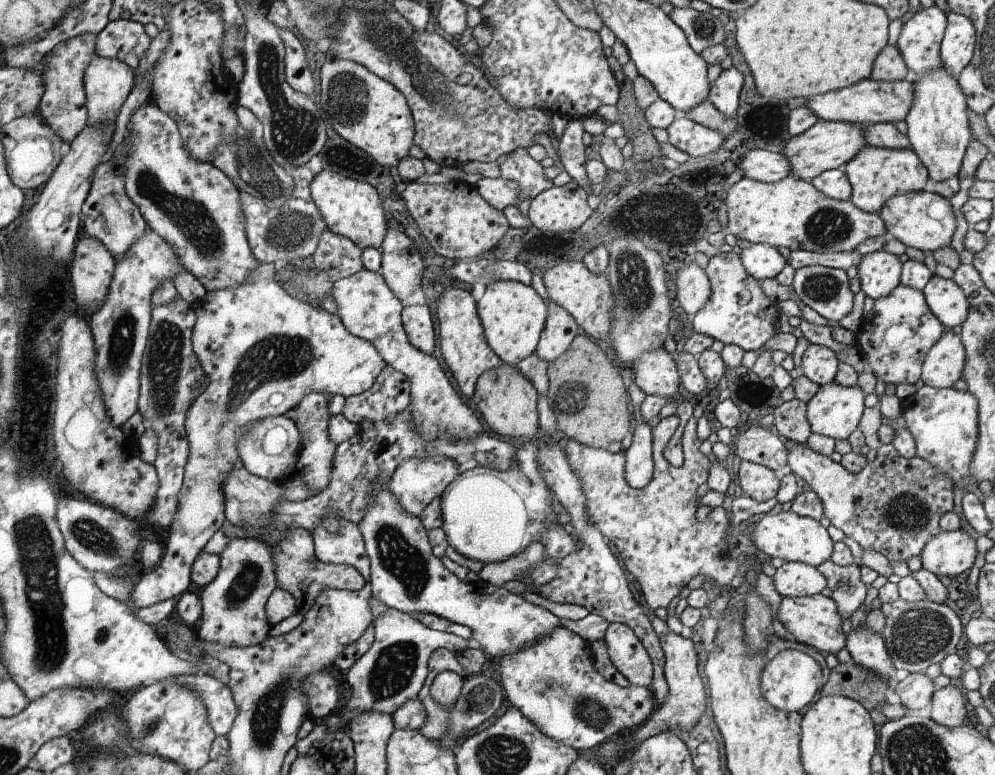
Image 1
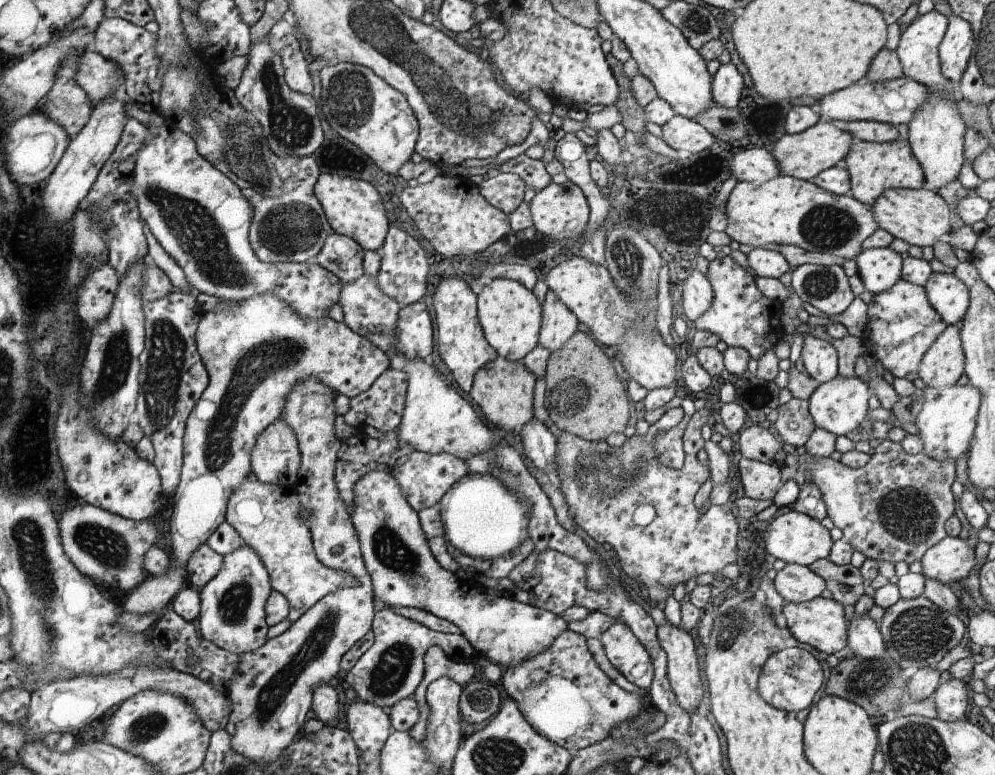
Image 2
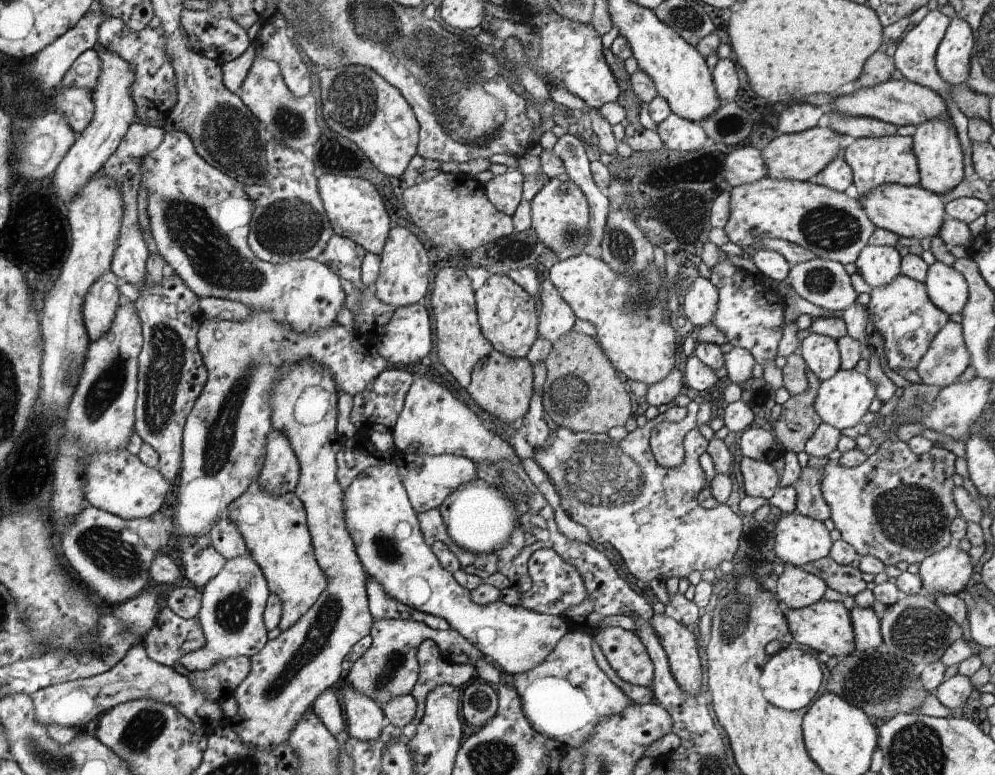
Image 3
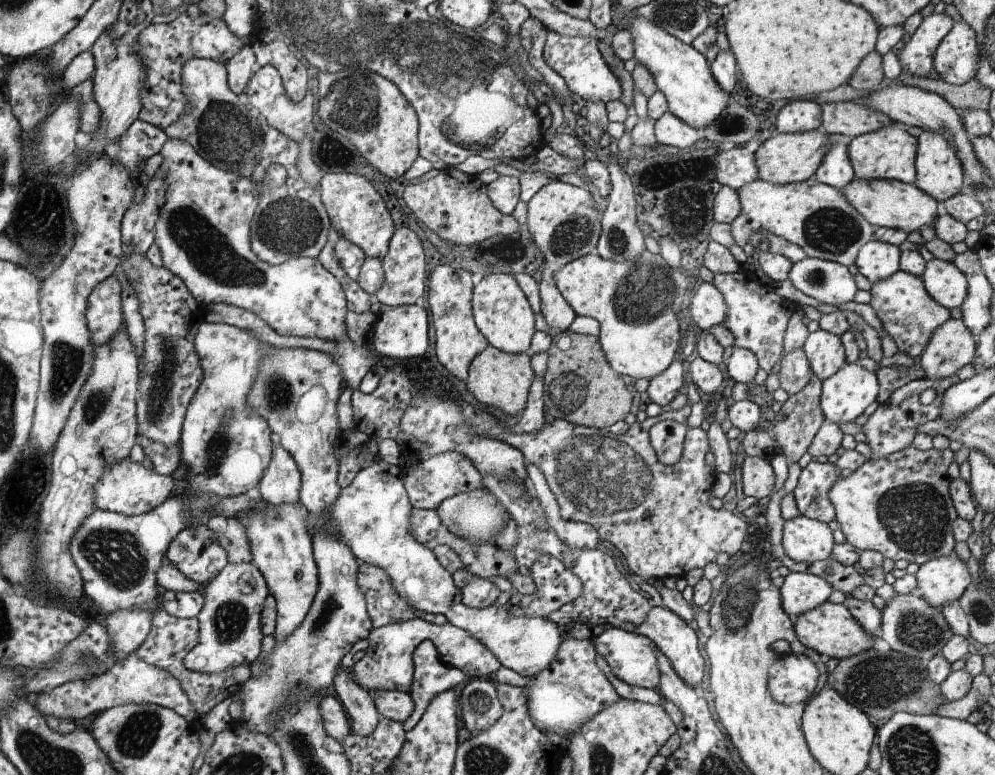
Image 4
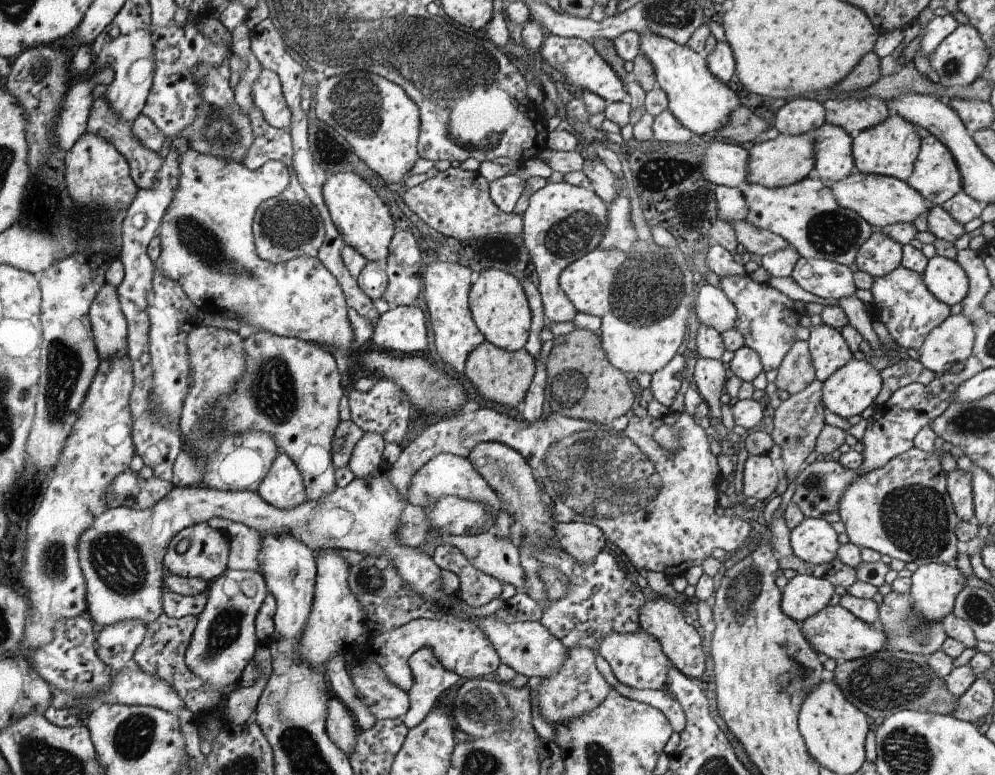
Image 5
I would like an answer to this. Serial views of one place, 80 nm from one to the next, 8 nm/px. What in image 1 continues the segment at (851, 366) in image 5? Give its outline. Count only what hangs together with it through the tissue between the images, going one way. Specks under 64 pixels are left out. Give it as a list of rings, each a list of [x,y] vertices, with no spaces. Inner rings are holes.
[[[834,381],[831,384],[822,385],[814,398],[806,403],[807,420],[811,433],[828,436],[834,441],[848,439],[858,428],[862,419],[865,410],[864,401],[864,392],[858,385],[846,388],[846,386],[840,386]]]

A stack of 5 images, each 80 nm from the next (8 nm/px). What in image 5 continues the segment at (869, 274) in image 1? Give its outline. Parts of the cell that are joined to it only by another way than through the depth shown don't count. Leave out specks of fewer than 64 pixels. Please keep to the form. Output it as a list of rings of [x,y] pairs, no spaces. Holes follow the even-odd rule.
[[[874,228],[868,240],[858,250],[855,261],[859,270],[876,278],[897,269],[902,257],[903,245],[887,237],[881,229]]]

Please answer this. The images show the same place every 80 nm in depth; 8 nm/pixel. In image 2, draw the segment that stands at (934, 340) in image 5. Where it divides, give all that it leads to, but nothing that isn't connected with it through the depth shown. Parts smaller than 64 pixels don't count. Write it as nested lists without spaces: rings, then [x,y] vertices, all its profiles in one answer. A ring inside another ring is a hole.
[[[950,325],[924,354],[918,370],[919,378],[931,388],[956,385],[964,373],[964,366],[960,330]]]

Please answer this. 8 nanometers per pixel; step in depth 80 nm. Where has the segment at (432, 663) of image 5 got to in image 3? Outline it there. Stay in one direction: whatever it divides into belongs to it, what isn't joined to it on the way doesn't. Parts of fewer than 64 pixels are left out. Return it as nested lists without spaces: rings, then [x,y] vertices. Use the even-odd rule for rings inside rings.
[[[430,639],[418,646],[416,658],[419,662],[419,675],[411,694],[418,703],[418,709],[416,709],[414,720],[401,728],[405,740],[410,740],[416,734],[416,729],[424,716],[427,694],[433,688],[440,685],[461,686],[463,688],[472,676],[476,676],[474,665],[452,662],[449,657],[441,653],[437,644]]]

